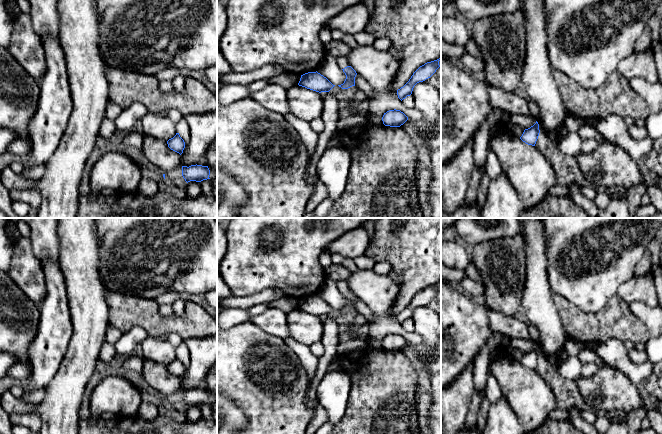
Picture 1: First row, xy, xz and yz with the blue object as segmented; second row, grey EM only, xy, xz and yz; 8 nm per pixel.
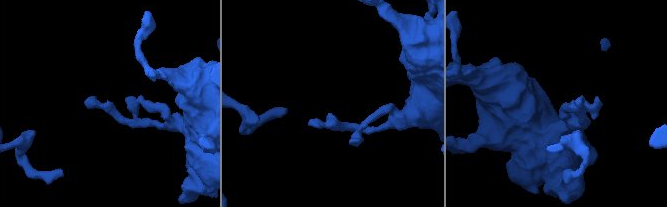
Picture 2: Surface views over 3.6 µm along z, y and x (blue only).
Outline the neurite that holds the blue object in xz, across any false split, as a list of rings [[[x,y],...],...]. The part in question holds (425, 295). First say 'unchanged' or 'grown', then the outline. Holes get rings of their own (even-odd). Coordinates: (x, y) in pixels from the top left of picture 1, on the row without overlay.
unchanged; [[[441,281],[437,284],[427,286],[424,289],[420,290],[411,300],[409,305],[400,313],[397,314],[398,322],[402,325],[407,320],[412,318],[414,310],[419,307],[423,306],[426,303],[430,302],[436,294],[440,291],[439,285]]]

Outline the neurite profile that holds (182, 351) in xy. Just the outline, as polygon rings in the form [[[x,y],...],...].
[[[184,340],[176,348],[176,351],[177,351],[177,355],[180,359],[180,361],[184,364],[185,369],[186,369],[190,364],[190,358],[189,358],[188,348],[187,348],[187,345],[185,344]]]

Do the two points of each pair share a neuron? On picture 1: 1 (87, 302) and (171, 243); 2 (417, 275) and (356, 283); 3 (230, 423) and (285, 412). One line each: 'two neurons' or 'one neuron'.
1: two neurons
2: two neurons
3: two neurons

